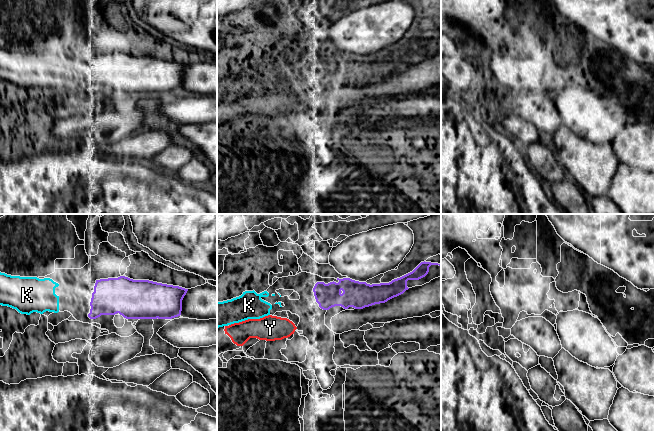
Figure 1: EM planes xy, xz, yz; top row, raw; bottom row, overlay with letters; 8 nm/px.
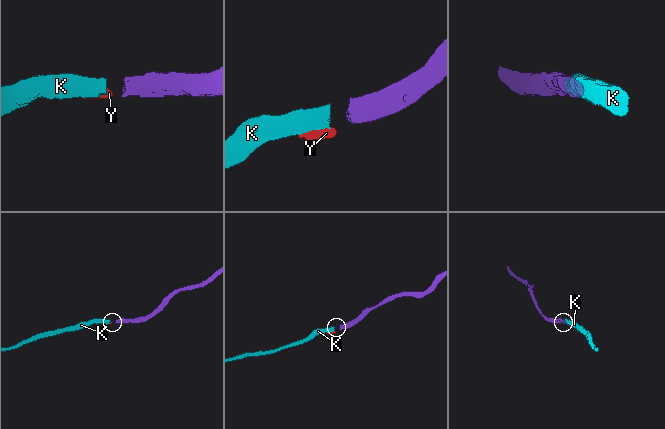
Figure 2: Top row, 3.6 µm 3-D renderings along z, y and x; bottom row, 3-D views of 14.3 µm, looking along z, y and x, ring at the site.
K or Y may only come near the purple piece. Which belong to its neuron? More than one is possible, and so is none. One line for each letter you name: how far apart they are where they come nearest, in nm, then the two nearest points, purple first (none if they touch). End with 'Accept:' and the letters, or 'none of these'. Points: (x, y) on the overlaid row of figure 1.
K: 240 nm apart; from purple across xy (88, 314), (58, 311)
Accept: K

